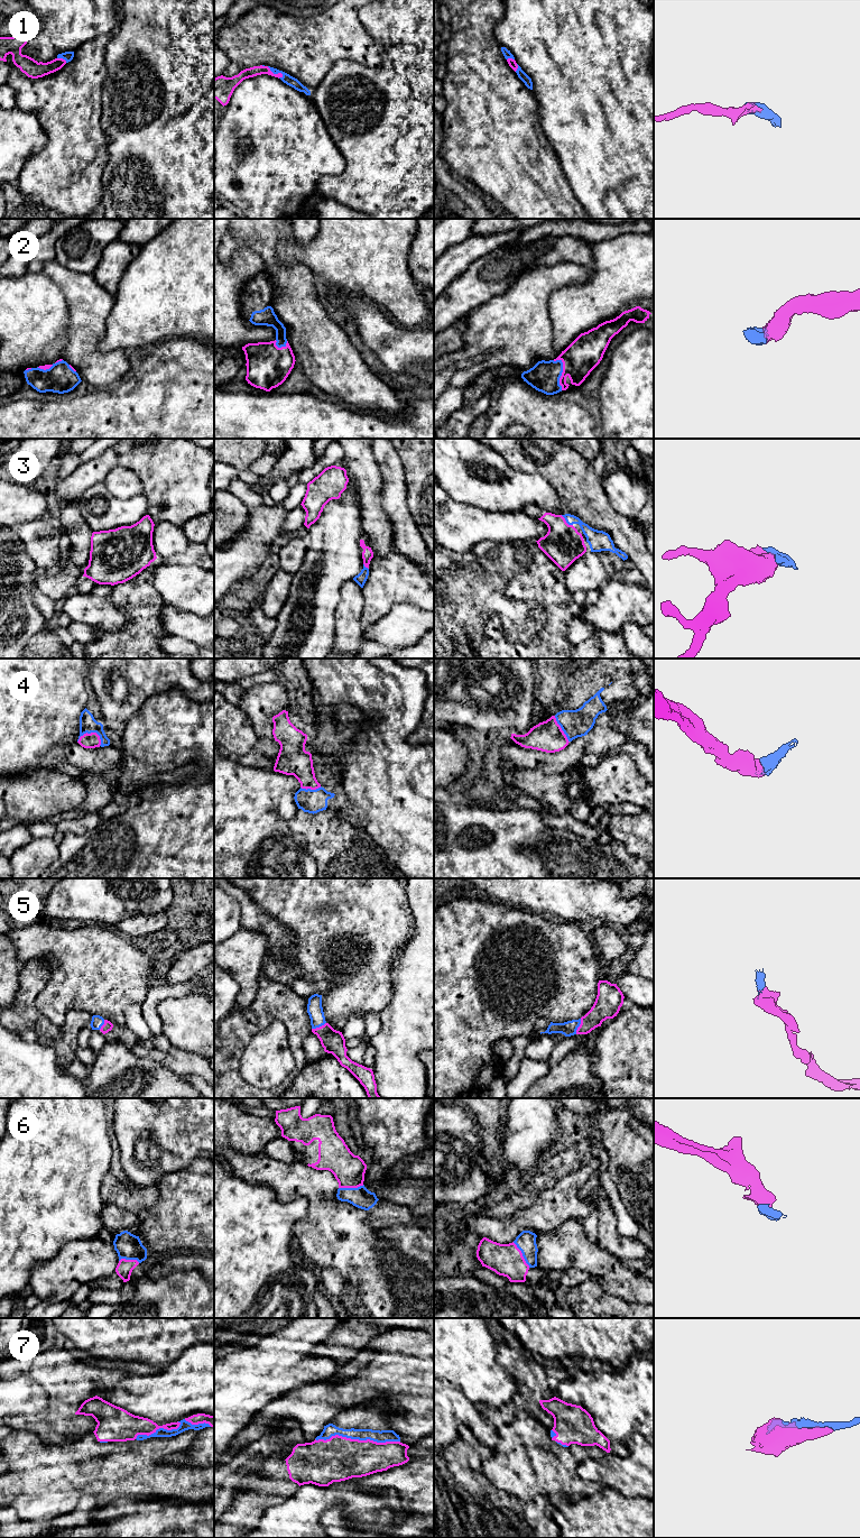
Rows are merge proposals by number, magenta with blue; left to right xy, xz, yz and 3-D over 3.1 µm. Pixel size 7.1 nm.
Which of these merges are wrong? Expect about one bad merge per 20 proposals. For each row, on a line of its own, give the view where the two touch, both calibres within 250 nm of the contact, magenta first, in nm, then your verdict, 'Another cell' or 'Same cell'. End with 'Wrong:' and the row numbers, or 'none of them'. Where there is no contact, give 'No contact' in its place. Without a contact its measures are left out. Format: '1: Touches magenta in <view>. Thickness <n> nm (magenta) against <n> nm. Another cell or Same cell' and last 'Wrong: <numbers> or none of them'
1: Touches magenta in xz. Thickness 70 nm (magenta) against 70 nm. Same cell
2: Touches magenta in yz. Thickness 240 nm (magenta) against 220 nm. Same cell
3: Touches magenta in yz. Thickness 280 nm (magenta) against 130 nm. Same cell
4: Touches magenta in xy. Thickness 110 nm (magenta) against 120 nm. Same cell
5: Touches magenta in yz. Thickness 180 nm (magenta) against 100 nm. Same cell
6: Touches magenta in yz. Thickness 240 nm (magenta) against 140 nm. Same cell
7: Touches magenta in xz. Thickness 320 nm (magenta) against 90 nm. Same cell
Wrong: none of them

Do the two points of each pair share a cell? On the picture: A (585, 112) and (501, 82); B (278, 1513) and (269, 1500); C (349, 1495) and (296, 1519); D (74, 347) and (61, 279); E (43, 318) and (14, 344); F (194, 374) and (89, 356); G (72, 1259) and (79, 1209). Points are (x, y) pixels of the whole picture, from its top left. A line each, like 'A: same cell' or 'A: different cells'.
A: different cells
B: different cells
C: same cell
D: same cell
E: same cell
F: different cells
G: different cells

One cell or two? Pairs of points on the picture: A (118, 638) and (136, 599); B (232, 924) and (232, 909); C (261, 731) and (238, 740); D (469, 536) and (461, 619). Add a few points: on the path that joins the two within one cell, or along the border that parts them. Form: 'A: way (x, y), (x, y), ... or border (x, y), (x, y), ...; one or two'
A: way (128, 631), (136, 623), (136, 609); one
B: way (232, 921), (232, 912); one
C: border (242, 711), (257, 737), (257, 743), (241, 756); two
D: border (492, 541), (481, 541), (464, 552), (445, 549); two

